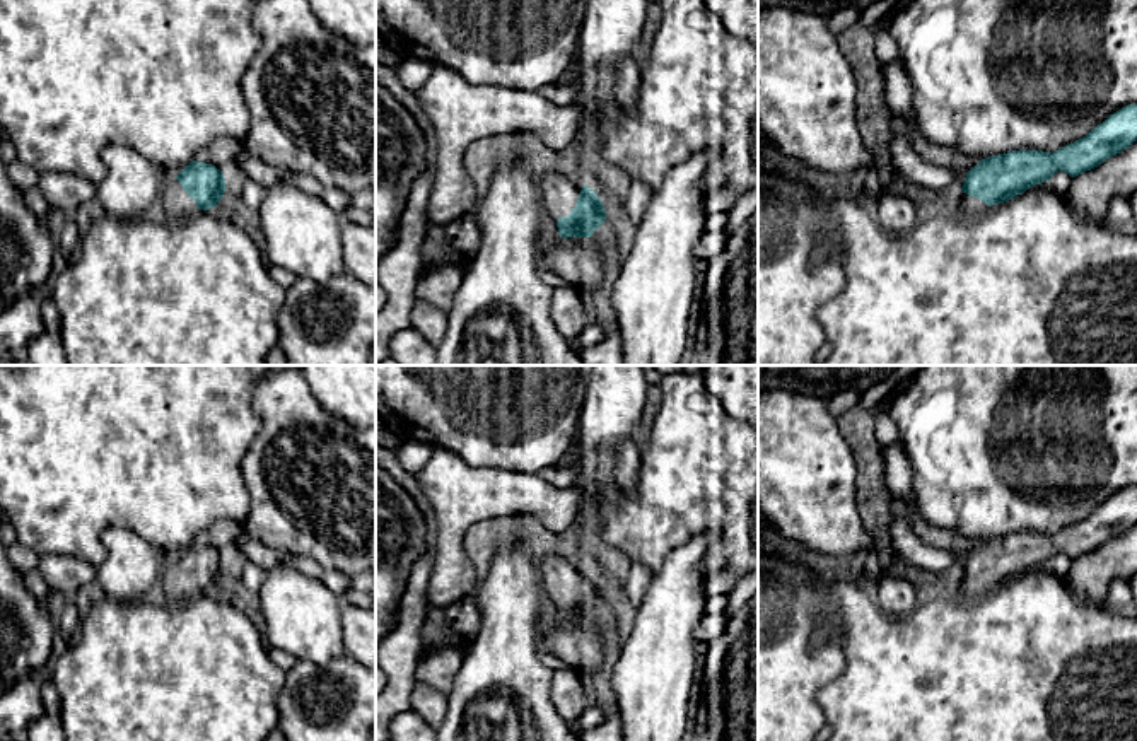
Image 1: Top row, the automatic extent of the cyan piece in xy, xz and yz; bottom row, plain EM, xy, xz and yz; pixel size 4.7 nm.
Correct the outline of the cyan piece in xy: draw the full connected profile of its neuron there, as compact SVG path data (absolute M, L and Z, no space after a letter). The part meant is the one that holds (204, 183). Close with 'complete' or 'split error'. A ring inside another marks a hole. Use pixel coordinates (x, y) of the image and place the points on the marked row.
M191 160L162 190L159 203L167 220L181 220L217 207L225 193L225 178L220 169L207 162Z | split error

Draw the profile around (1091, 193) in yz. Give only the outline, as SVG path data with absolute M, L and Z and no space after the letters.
M1137 142L1098 167L1070 181L1064 196L1067 205L1082 219L1103 222L1113 200L1122 203L1137 191Z

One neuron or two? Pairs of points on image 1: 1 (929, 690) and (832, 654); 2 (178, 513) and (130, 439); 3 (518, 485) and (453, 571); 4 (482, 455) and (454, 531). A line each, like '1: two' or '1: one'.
1: two
2: one
3: one
4: two

